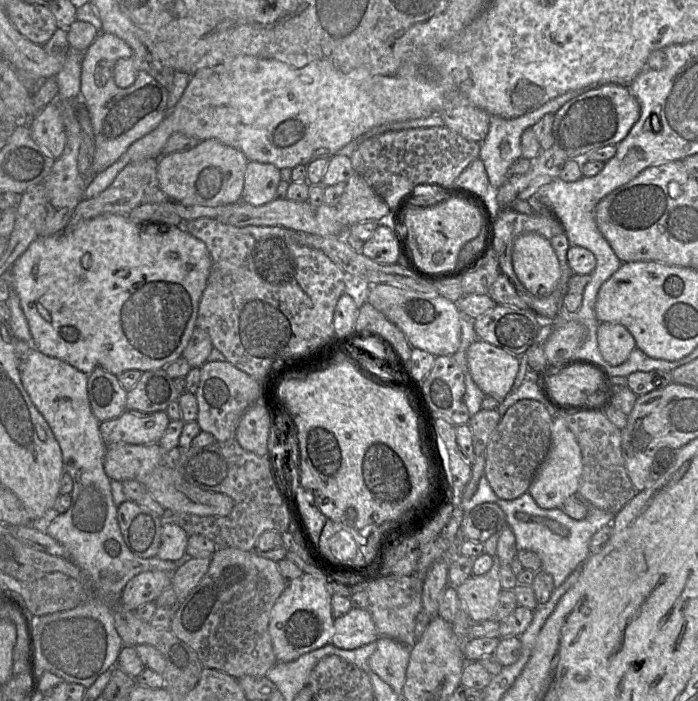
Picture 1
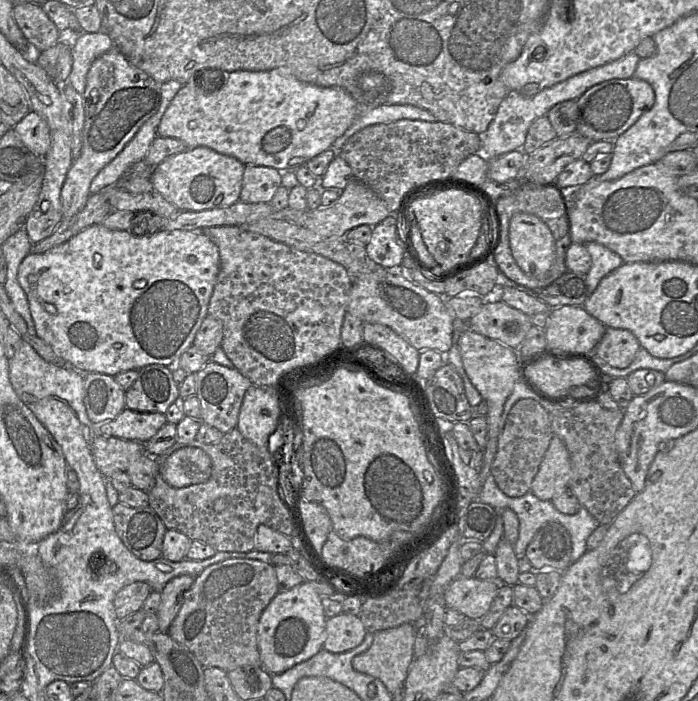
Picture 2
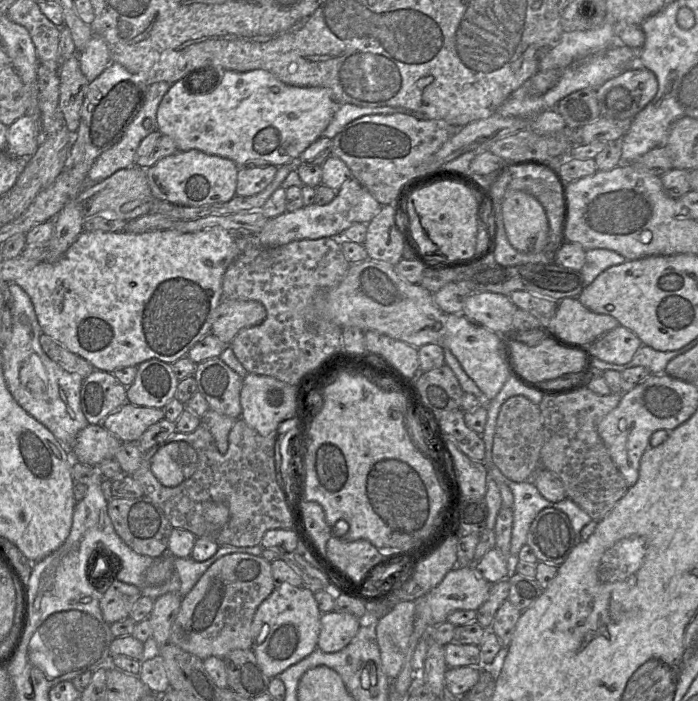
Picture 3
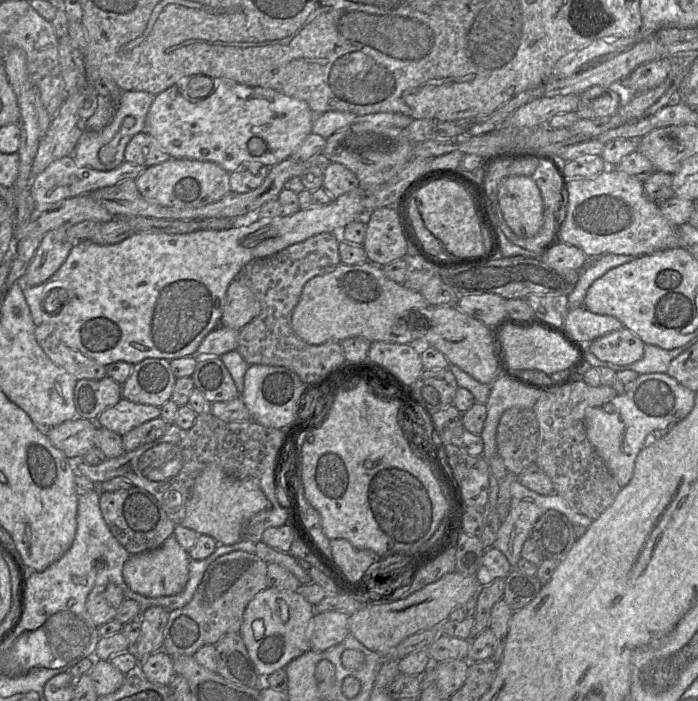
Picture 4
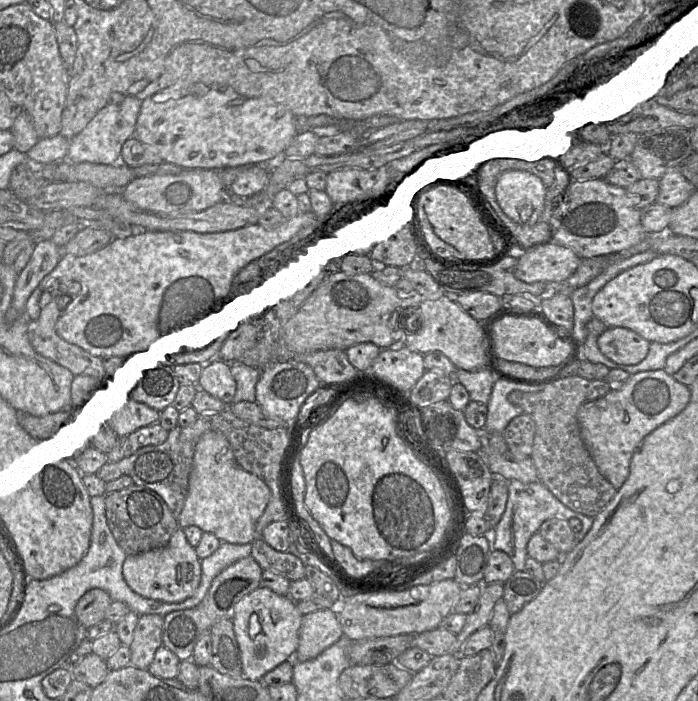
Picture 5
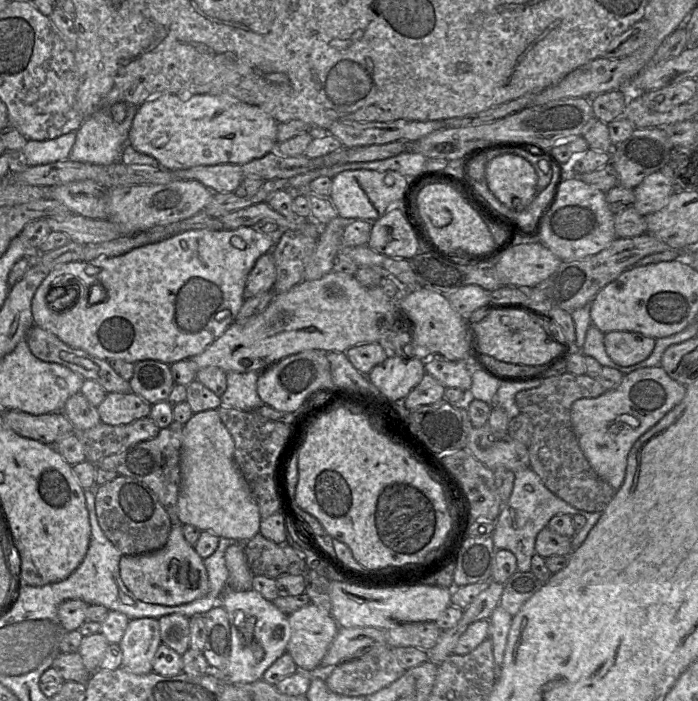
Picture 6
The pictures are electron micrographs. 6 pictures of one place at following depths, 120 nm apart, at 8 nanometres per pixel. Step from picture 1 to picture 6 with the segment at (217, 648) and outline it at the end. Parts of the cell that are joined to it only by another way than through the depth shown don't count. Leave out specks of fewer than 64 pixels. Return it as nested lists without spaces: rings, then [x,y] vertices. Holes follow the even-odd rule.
[[[169,614],[158,619],[160,636],[167,645],[181,656],[190,649],[189,618],[181,614]]]

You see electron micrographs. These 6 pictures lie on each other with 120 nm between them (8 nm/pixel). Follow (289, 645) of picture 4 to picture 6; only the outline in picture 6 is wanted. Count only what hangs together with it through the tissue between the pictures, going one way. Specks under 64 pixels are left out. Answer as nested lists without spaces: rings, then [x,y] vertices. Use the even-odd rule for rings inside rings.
[[[228,582],[226,587],[220,593],[220,603],[228,614],[230,632],[231,632],[231,652],[229,657],[229,665],[225,672],[215,672],[215,676],[222,681],[230,681],[231,683],[254,683],[256,681],[262,680],[264,672],[283,654],[286,652],[287,644],[290,640],[290,626],[288,622],[288,616],[282,613],[271,601],[266,600],[259,592],[255,591],[253,588],[246,591],[236,591],[228,587]]]

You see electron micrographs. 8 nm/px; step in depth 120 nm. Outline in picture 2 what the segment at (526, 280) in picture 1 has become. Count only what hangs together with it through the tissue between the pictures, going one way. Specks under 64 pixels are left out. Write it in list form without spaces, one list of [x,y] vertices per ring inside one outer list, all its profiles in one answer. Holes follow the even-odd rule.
[[[516,213],[509,224],[509,242],[518,267],[527,275],[543,276],[555,261],[555,239],[537,216]]]

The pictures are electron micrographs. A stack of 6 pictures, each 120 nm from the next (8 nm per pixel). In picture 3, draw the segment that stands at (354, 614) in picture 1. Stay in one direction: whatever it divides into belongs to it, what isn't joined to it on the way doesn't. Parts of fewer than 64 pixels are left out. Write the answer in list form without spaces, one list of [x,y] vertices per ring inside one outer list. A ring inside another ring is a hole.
[[[345,612],[321,614],[317,648],[325,653],[336,653],[344,649],[360,628],[360,619]]]

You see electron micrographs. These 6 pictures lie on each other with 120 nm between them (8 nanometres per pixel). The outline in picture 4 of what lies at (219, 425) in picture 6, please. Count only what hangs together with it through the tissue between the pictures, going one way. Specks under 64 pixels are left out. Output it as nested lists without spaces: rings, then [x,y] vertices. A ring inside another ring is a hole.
[[[209,463],[196,478],[180,525],[214,538],[218,544],[232,545],[243,538],[247,522],[268,506],[268,499],[253,481],[228,476],[217,463]]]

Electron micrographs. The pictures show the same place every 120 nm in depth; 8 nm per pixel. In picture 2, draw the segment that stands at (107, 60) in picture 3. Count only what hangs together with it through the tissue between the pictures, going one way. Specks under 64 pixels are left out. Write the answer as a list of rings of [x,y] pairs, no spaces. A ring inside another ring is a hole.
[[[103,31],[85,32],[74,36],[70,46],[73,62],[67,83],[82,95],[86,87],[86,76],[92,63],[114,48],[113,41]]]

